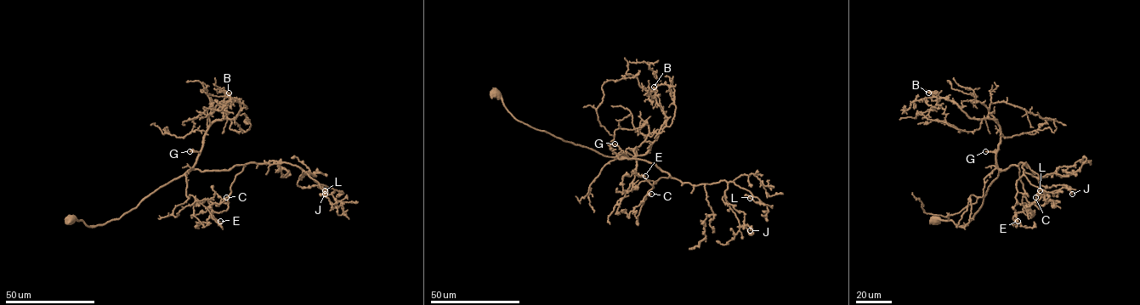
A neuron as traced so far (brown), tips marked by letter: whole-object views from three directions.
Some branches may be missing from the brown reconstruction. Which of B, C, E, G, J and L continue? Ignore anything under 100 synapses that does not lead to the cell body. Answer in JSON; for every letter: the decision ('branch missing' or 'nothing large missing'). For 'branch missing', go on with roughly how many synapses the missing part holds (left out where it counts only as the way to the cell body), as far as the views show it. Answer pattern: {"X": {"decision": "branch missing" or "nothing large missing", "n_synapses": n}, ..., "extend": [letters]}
{"B": {"decision": "nothing large missing"}, "C": {"decision": "nothing large missing"}, "E": {"decision": "nothing large missing"}, "G": {"decision": "nothing large missing"}, "J": {"decision": "nothing large missing"}, "L": {"decision": "nothing large missing"}, "extend": []}

